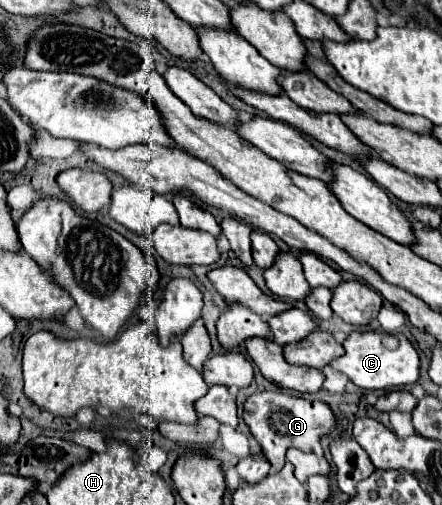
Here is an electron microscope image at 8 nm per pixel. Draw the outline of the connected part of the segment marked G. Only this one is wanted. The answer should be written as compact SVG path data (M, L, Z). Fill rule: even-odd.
M258 391L250 395L244 403L242 417L250 427L254 439L262 445L262 451L274 469L282 469L286 449L296 447L302 451L312 451L312 443L320 441L320 437L330 433L330 429L334 427L334 415L326 403L306 401L302 397L292 397L282 391Z

